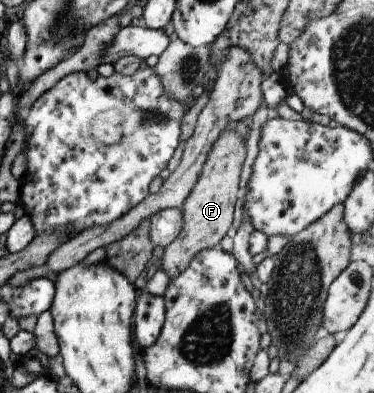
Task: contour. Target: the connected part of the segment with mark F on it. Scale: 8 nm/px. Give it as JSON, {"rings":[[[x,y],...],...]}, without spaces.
{"rings":[[[230,125],[221,131],[207,153],[198,181],[192,186],[188,197],[180,207],[182,212],[180,233],[172,243],[163,247],[160,269],[164,271],[168,281],[174,279],[178,273],[182,273],[192,261],[192,257],[202,249],[226,245],[225,235],[232,223],[234,203],[241,196],[238,190],[238,179],[240,179],[240,168],[246,155],[244,142],[242,137],[238,137],[233,125]]]}

